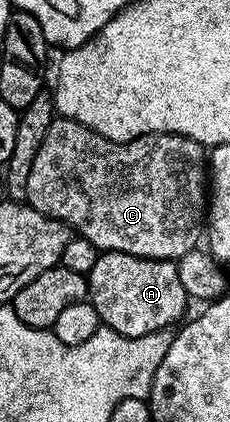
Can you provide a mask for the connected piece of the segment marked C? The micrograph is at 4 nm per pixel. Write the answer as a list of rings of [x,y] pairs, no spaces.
[[[57,116],[54,117],[51,128],[47,128],[47,136],[43,136],[43,144],[39,144],[39,152],[35,152],[35,160],[31,164],[31,176],[27,176],[25,196],[28,205],[34,206],[48,218],[59,220],[64,226],[68,226],[70,231],[76,232],[91,244],[95,244],[98,252],[114,250],[140,258],[172,262],[187,256],[187,252],[198,249],[200,242],[197,241],[200,238],[202,241],[203,238],[203,227],[207,222],[207,150],[206,147],[182,134],[144,134],[130,142],[112,142],[99,136],[99,132],[95,132],[75,120]]]

